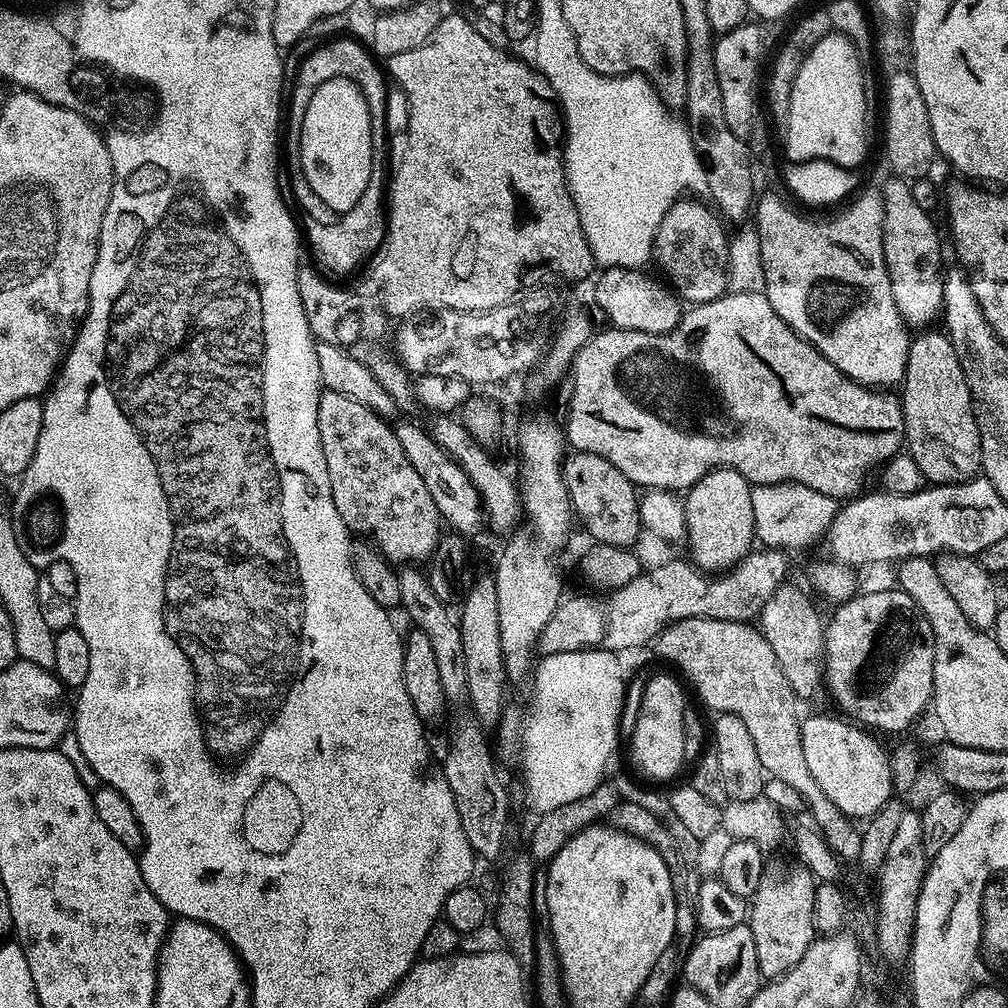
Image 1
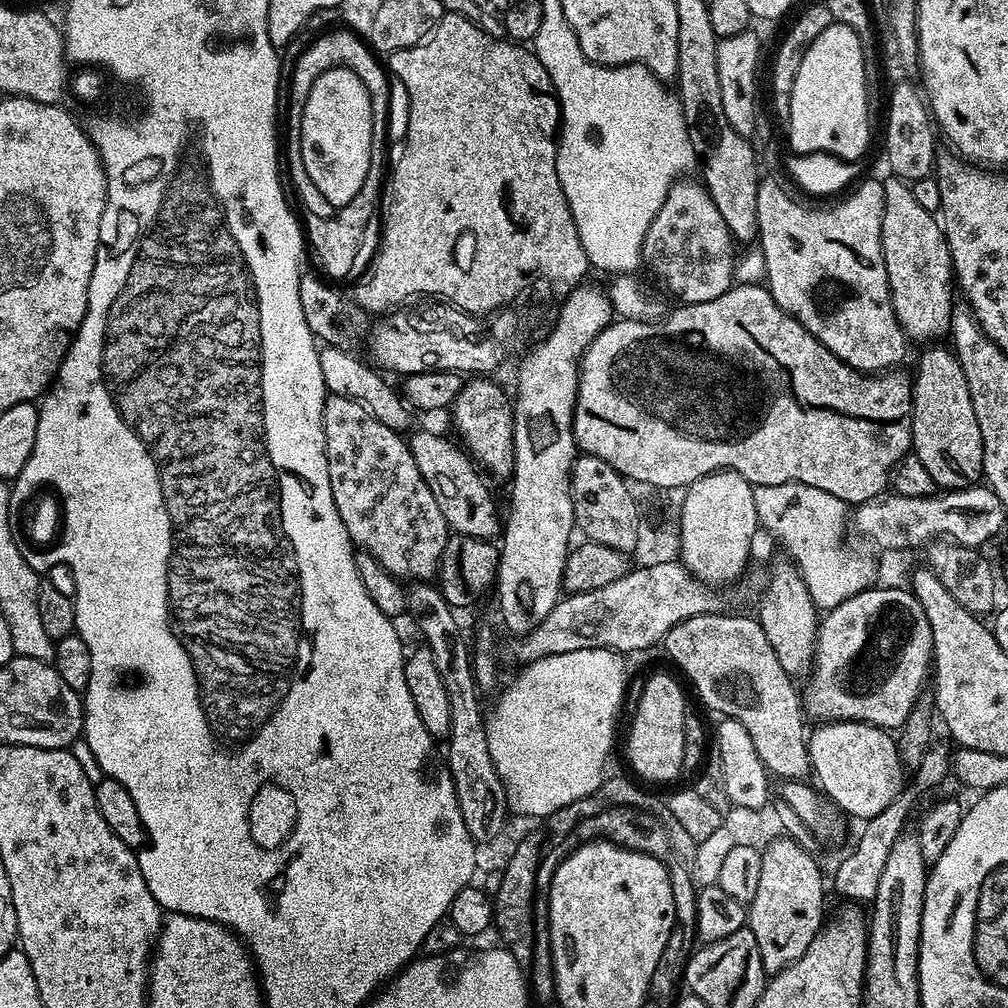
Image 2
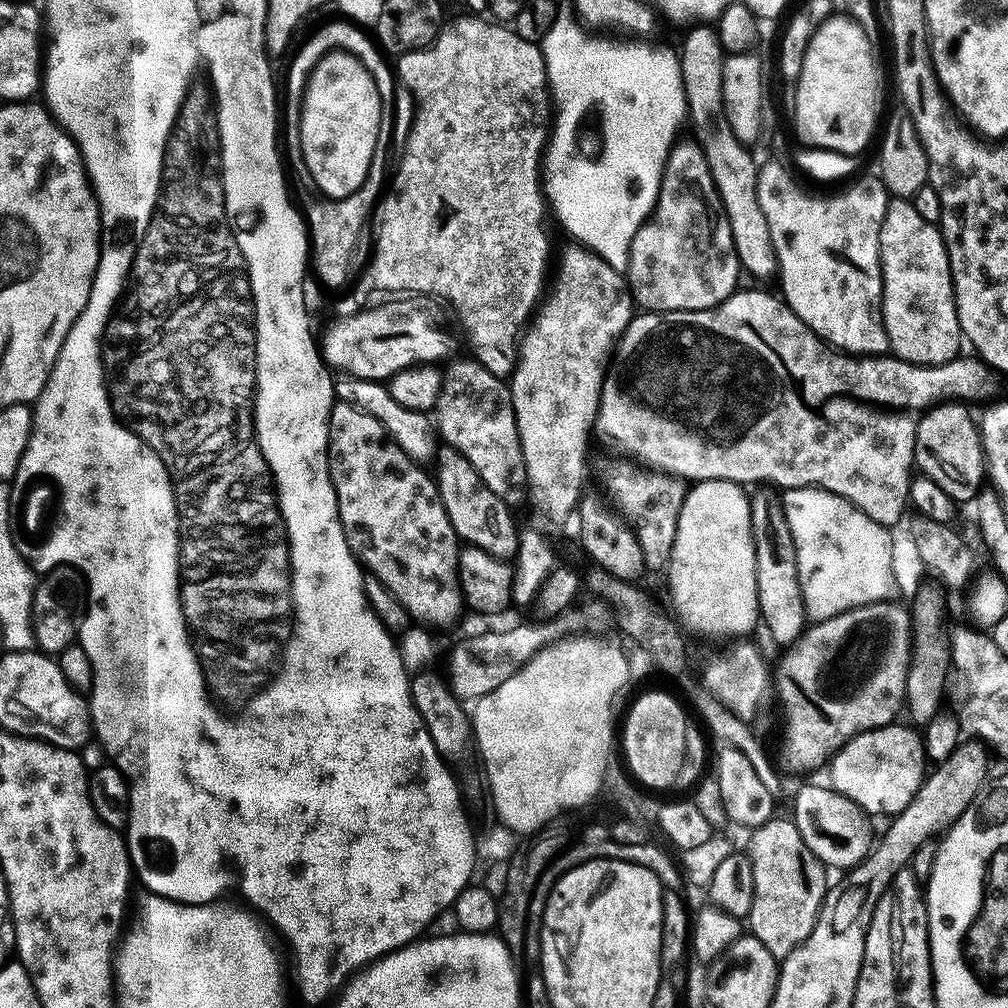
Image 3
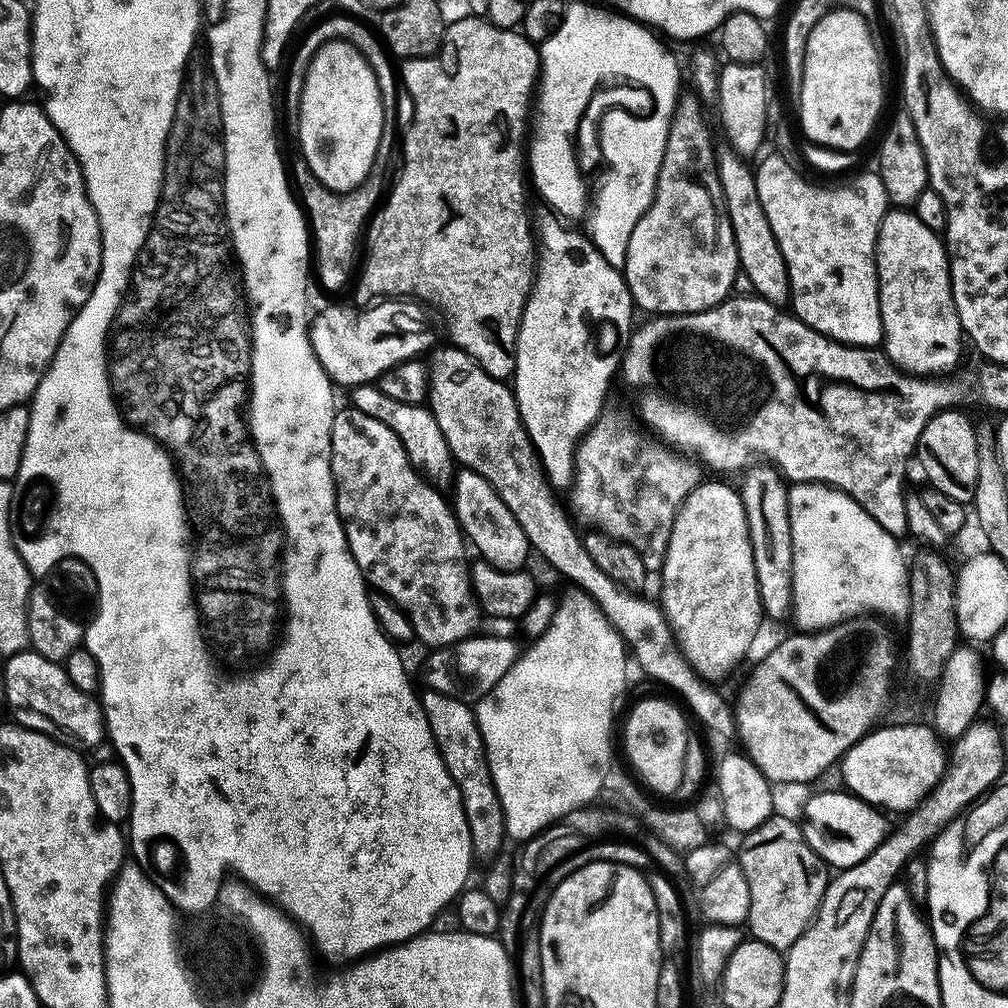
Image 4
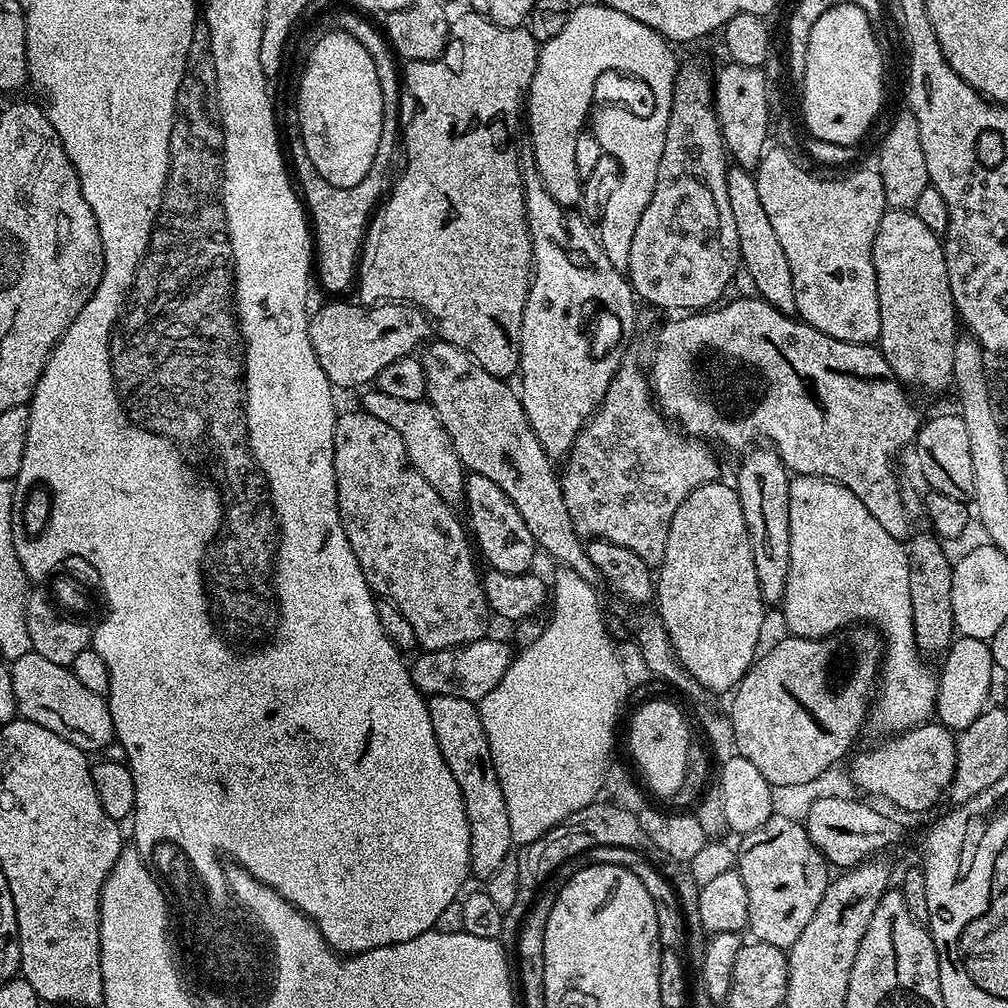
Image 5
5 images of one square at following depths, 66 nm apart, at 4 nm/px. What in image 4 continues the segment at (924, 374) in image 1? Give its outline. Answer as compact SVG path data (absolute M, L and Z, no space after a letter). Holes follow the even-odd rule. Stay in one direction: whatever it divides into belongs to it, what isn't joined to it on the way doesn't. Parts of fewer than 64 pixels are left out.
M945 410L932 416L922 430L915 455L920 456L920 464L928 475L927 483L931 487L942 490L942 494L954 498L959 504L967 505L974 498L978 482L980 441L978 432L972 429L971 422L962 413L960 410Z

